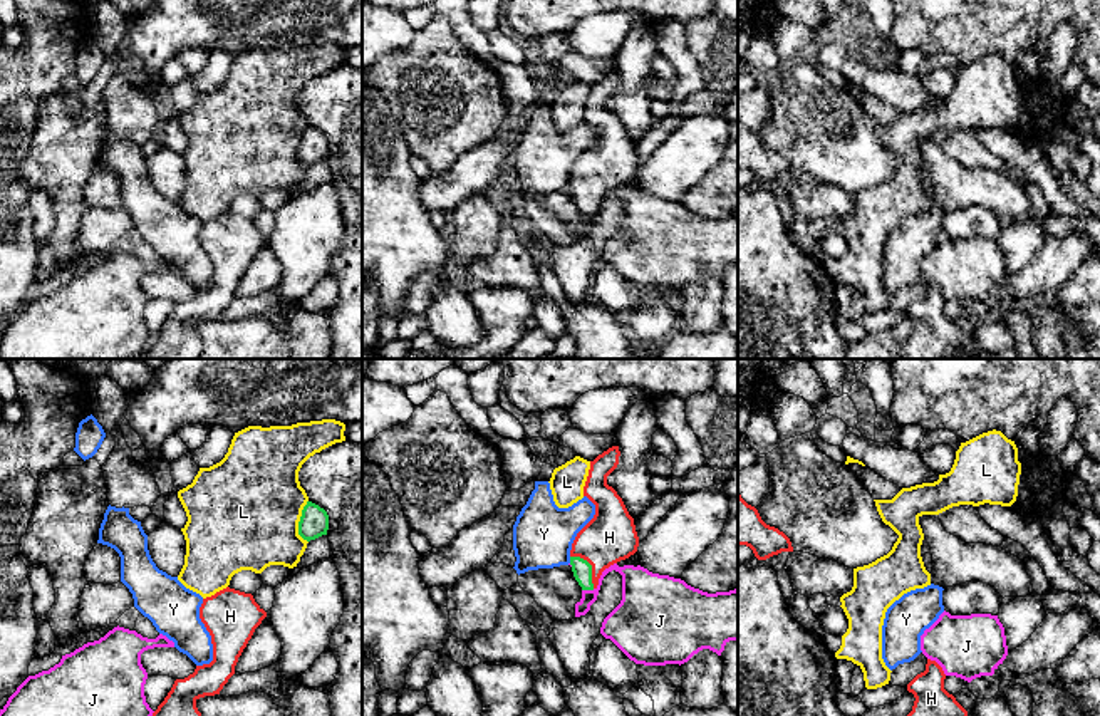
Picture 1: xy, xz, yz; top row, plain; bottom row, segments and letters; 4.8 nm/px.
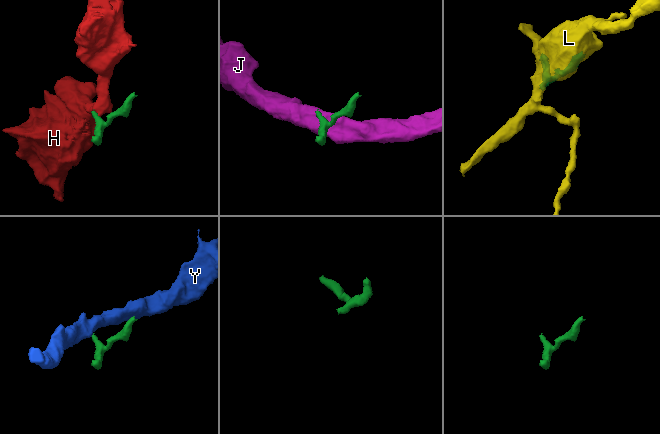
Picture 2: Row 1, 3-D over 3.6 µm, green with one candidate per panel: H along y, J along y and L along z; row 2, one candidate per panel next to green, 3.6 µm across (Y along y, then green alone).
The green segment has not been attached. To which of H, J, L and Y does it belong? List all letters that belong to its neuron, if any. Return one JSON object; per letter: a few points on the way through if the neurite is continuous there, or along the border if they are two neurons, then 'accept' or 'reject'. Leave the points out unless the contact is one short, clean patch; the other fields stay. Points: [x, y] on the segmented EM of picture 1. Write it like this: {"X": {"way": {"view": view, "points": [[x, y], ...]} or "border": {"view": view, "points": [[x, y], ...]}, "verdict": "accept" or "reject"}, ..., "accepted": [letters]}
{"H": {"way": {"view": "xz", "points": [[582, 570], [591, 567], [591, 555], [609, 537]]}, "verdict": "accept"}, "J": {"border": {"view": "xz", "points": [[594, 589], [582, 591]]}, "verdict": "reject"}, "L": {"verdict": "reject"}, "Y": {"border": {"view": "xz", "points": [[569, 557], [570, 562]]}, "verdict": "reject"}, "accepted": ["H"]}

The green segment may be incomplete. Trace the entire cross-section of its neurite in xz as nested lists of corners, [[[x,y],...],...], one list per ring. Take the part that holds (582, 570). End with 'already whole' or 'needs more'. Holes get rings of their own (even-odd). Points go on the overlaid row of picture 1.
[[[612,446],[590,461],[584,496],[595,505],[595,515],[577,533],[570,550],[572,572],[582,590],[597,589],[602,572],[634,555],[639,547],[634,518],[617,491],[607,485],[619,456],[619,446]]]; needs more

